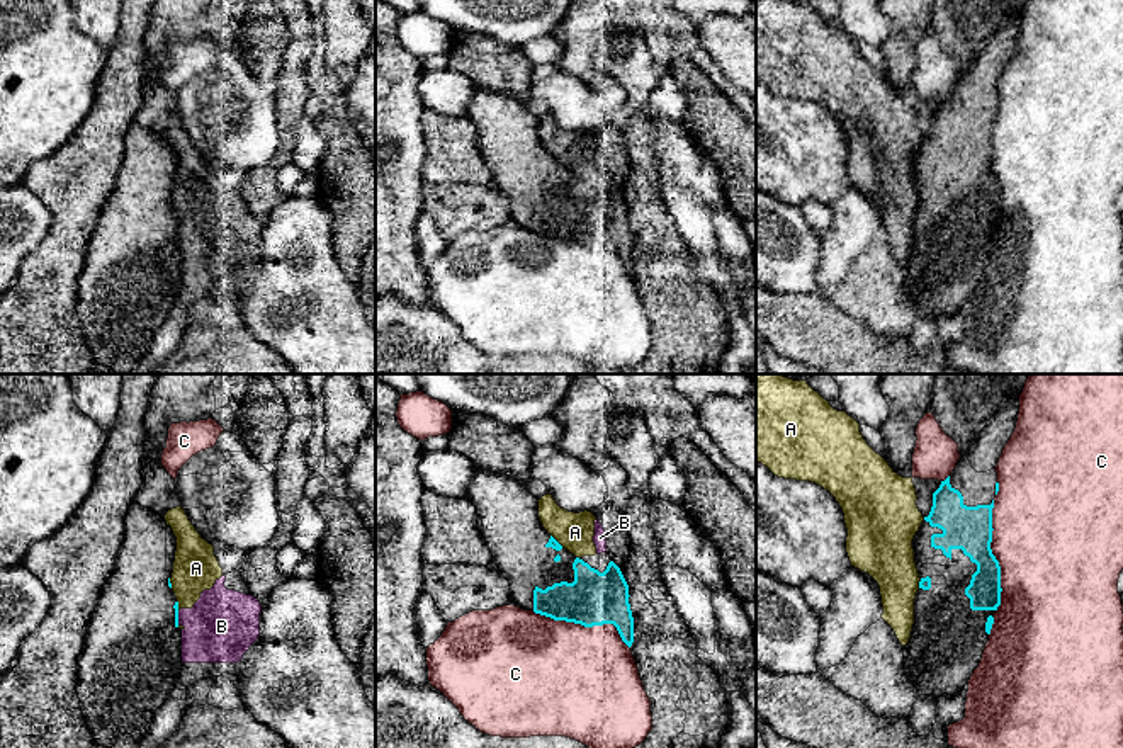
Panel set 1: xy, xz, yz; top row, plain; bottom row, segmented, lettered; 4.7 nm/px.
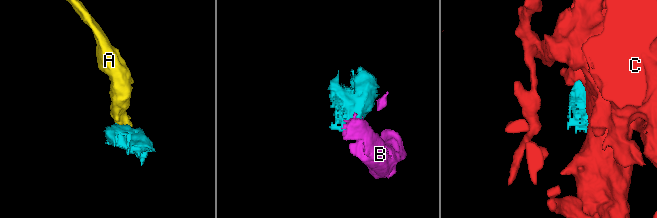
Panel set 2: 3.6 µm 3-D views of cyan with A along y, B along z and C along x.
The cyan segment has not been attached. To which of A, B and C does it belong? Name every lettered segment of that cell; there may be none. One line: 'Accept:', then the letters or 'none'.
Accept: none

